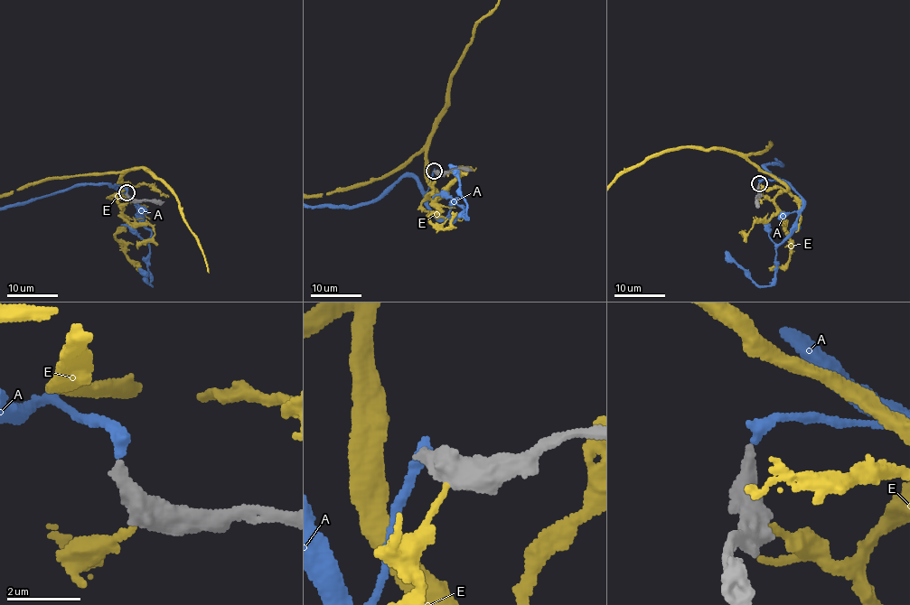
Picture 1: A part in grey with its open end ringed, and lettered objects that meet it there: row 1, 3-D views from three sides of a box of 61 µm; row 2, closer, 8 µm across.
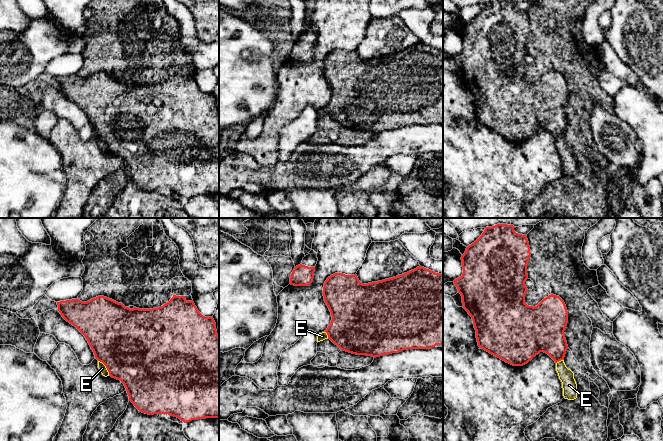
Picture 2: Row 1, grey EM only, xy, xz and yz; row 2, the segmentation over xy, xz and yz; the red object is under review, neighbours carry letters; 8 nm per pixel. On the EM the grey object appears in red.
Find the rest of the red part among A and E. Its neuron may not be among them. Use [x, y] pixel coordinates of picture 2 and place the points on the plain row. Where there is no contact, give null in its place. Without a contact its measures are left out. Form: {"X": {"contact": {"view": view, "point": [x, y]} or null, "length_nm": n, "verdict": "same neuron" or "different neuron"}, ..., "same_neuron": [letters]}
{"A": {"contact": null, "verdict": "same neuron"}, "E": {"contact": {"view": "xy", "point": [106, 143]}, "length_nm": 150, "verdict": "different neuron"}, "same_neuron": ["A"]}

